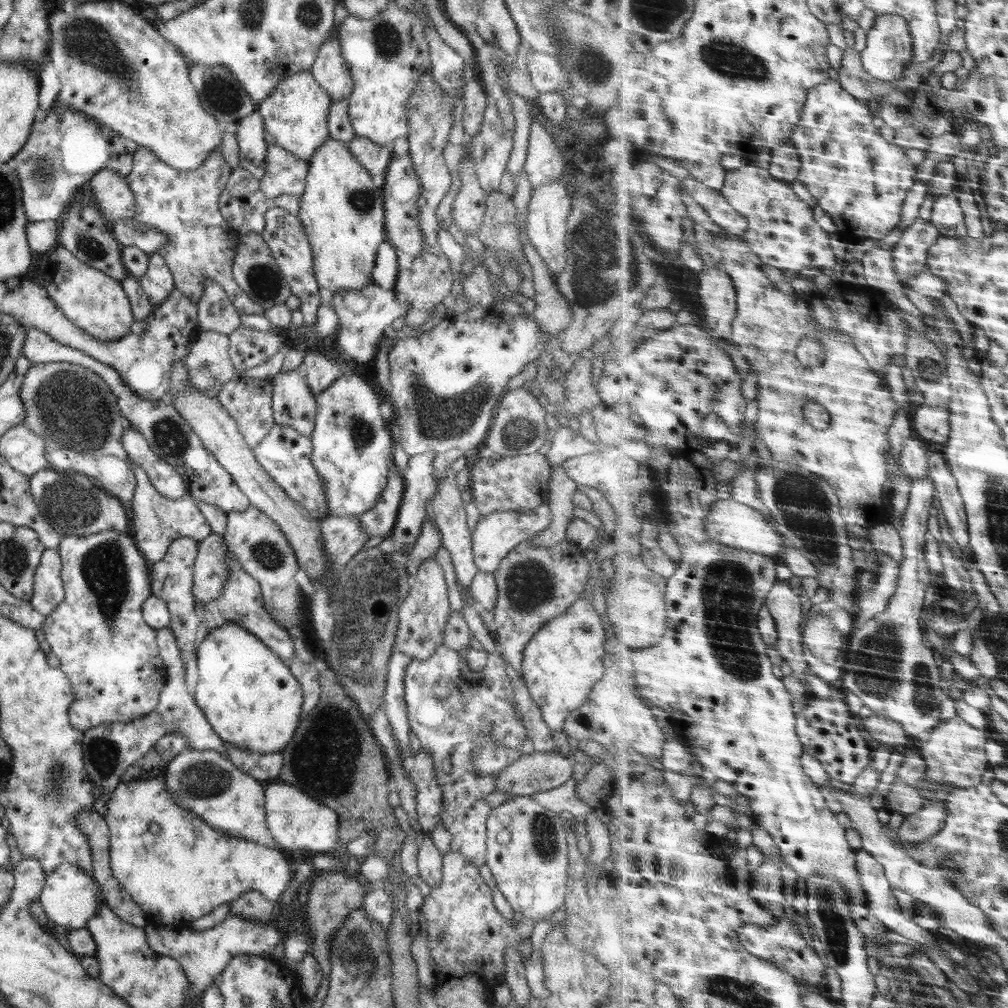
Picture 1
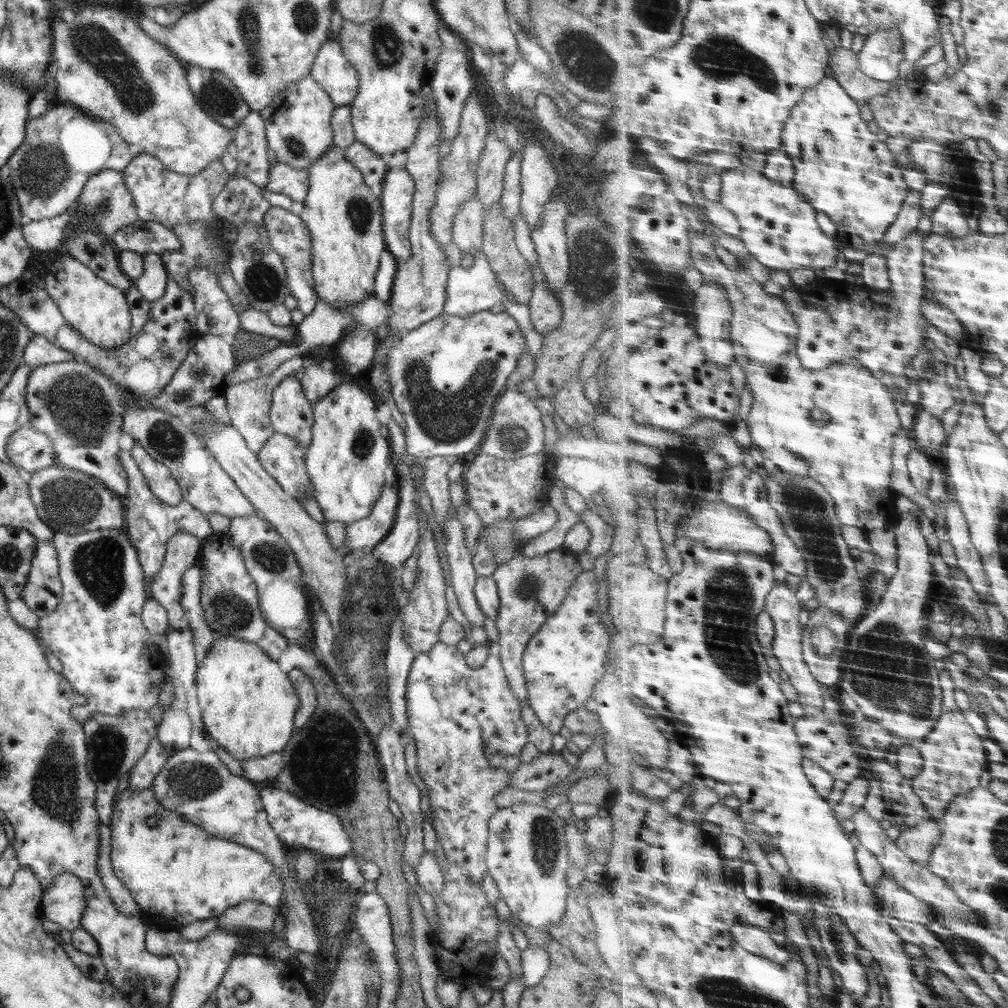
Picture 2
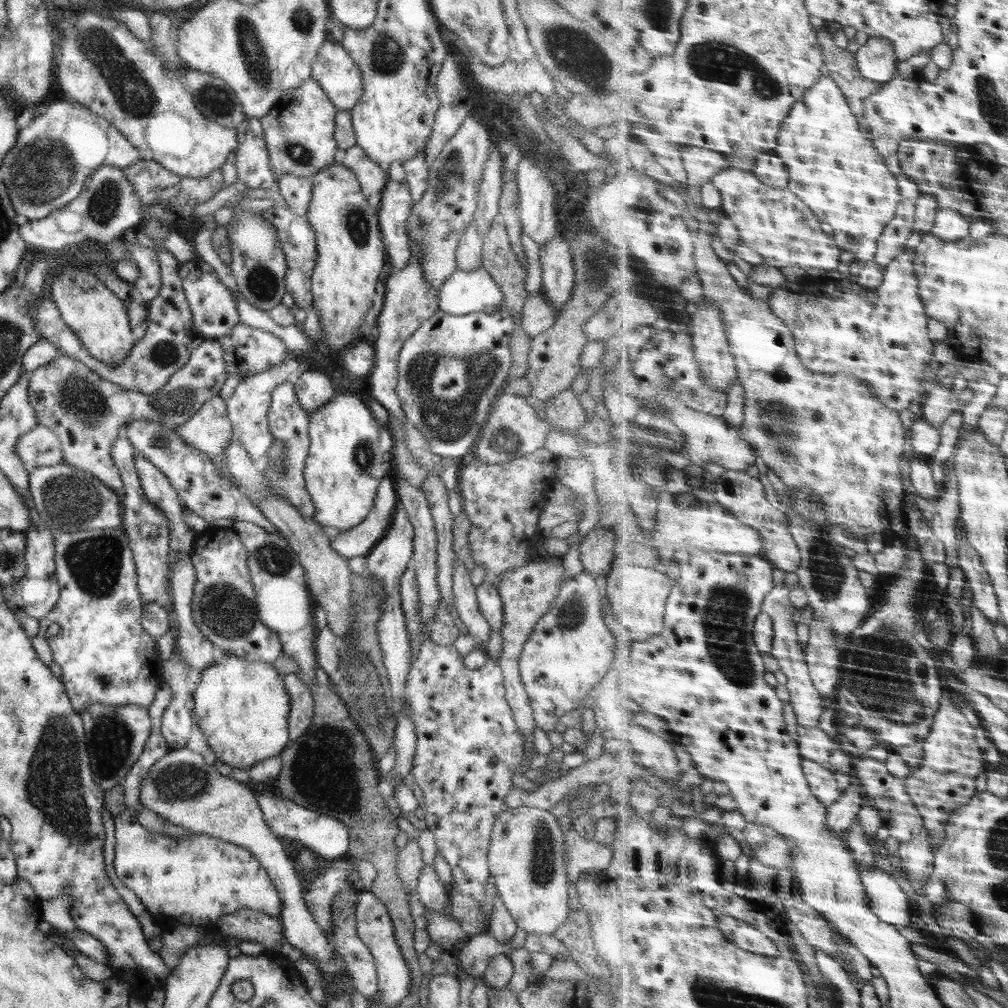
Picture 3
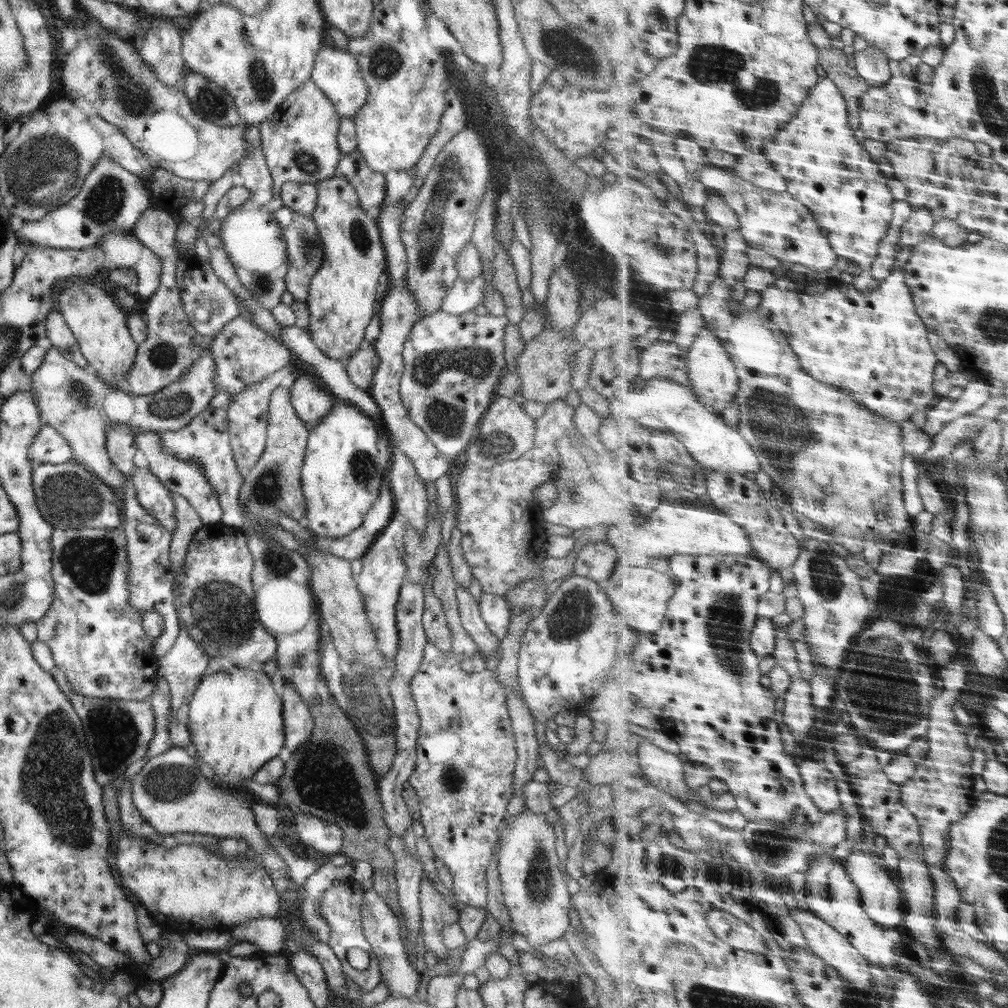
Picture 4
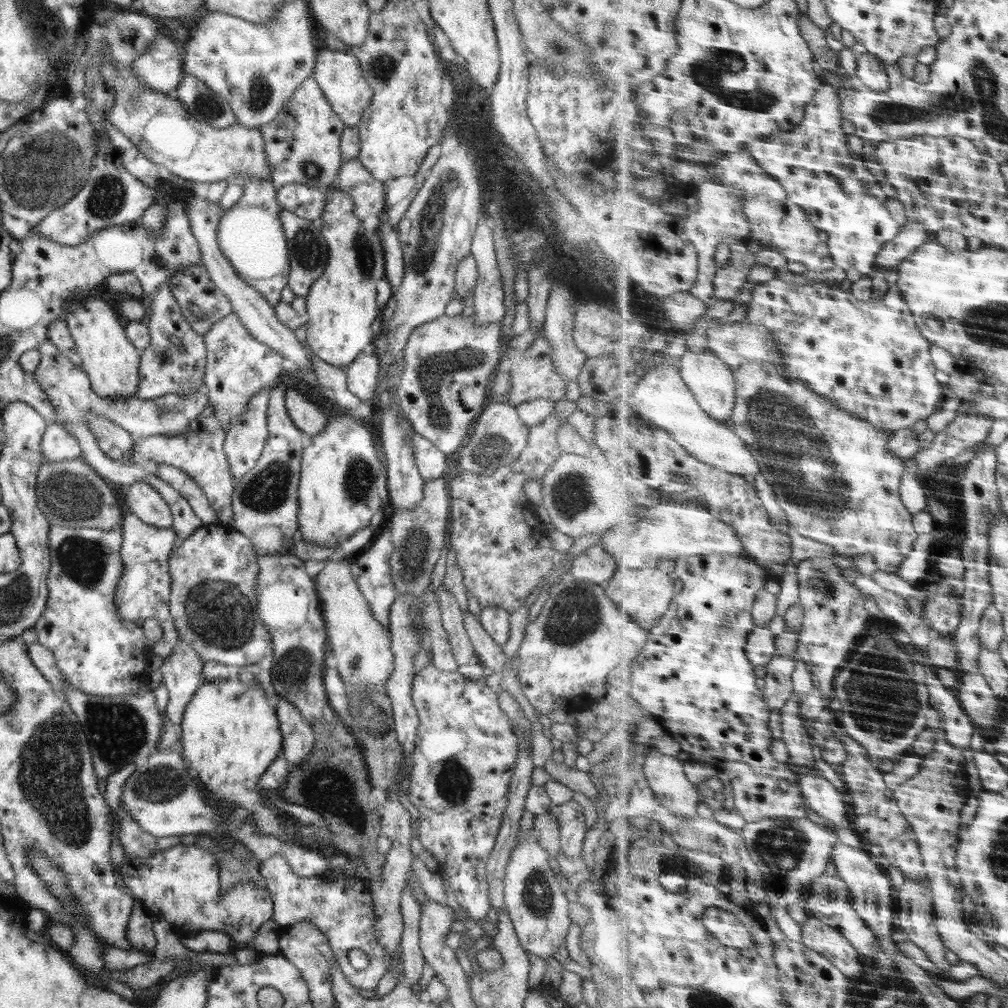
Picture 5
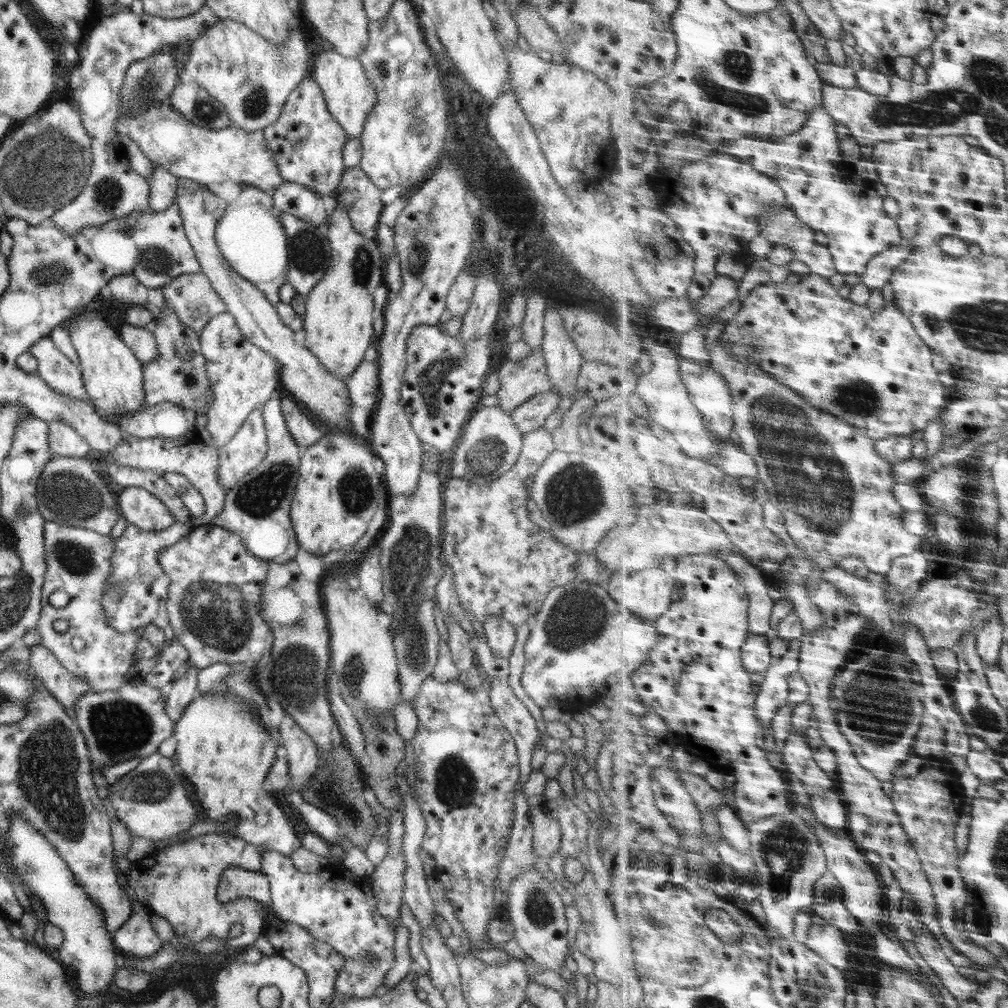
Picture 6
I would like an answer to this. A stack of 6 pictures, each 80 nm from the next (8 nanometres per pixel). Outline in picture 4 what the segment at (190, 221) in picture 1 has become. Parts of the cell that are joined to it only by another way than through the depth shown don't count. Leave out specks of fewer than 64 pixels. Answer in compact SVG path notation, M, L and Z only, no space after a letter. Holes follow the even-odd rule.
M154 164L150 176L142 179L142 184L151 194L152 206L183 219L179 214L181 208L202 200L212 182L185 180Z

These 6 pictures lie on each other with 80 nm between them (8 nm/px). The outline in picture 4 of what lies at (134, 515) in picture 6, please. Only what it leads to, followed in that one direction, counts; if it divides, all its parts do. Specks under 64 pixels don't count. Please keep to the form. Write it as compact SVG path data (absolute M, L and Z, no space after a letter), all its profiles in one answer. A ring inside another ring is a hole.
M149 467L136 469L131 476L133 489L138 502L156 518L163 526L167 534L175 531L177 520L175 519L175 502L172 500L172 492L168 490L153 474Z

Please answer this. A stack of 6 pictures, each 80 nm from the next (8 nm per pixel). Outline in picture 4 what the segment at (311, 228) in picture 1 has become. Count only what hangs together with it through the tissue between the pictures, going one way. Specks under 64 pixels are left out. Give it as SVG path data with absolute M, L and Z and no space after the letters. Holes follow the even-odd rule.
M334 176L316 183L318 193L317 203L310 216L316 223L322 238L322 266L309 281L309 291L305 303L309 310L307 330L314 344L328 357L342 363L357 352L358 349L370 343L370 321L379 312L379 303L376 301L376 288L380 282L382 272L387 271L386 255L382 245L381 234L377 221L366 215L366 210L360 206L360 201L354 187L348 179Z

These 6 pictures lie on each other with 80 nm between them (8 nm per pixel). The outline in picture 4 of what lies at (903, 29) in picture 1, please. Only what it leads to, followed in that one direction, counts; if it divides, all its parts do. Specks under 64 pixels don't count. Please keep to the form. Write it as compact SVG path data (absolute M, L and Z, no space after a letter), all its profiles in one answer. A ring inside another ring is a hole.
M868 46L858 51L854 65L858 72L874 87L884 86L891 82L892 61L886 52L877 46Z

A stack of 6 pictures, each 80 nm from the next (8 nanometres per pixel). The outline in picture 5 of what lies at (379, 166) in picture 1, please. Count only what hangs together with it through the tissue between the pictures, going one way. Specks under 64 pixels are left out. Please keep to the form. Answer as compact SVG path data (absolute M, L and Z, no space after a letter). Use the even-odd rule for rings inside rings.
M356 157L343 162L333 184L352 199L353 212L364 222L372 214L382 216L385 208L384 184L376 181L359 159Z

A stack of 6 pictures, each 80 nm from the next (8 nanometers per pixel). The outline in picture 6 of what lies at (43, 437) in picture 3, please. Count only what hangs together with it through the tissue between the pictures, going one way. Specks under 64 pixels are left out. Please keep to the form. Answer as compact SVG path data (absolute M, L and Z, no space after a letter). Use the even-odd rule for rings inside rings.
M48 421L48 442L51 458L74 457L84 459L88 451L87 439L83 439L69 424L64 421Z

